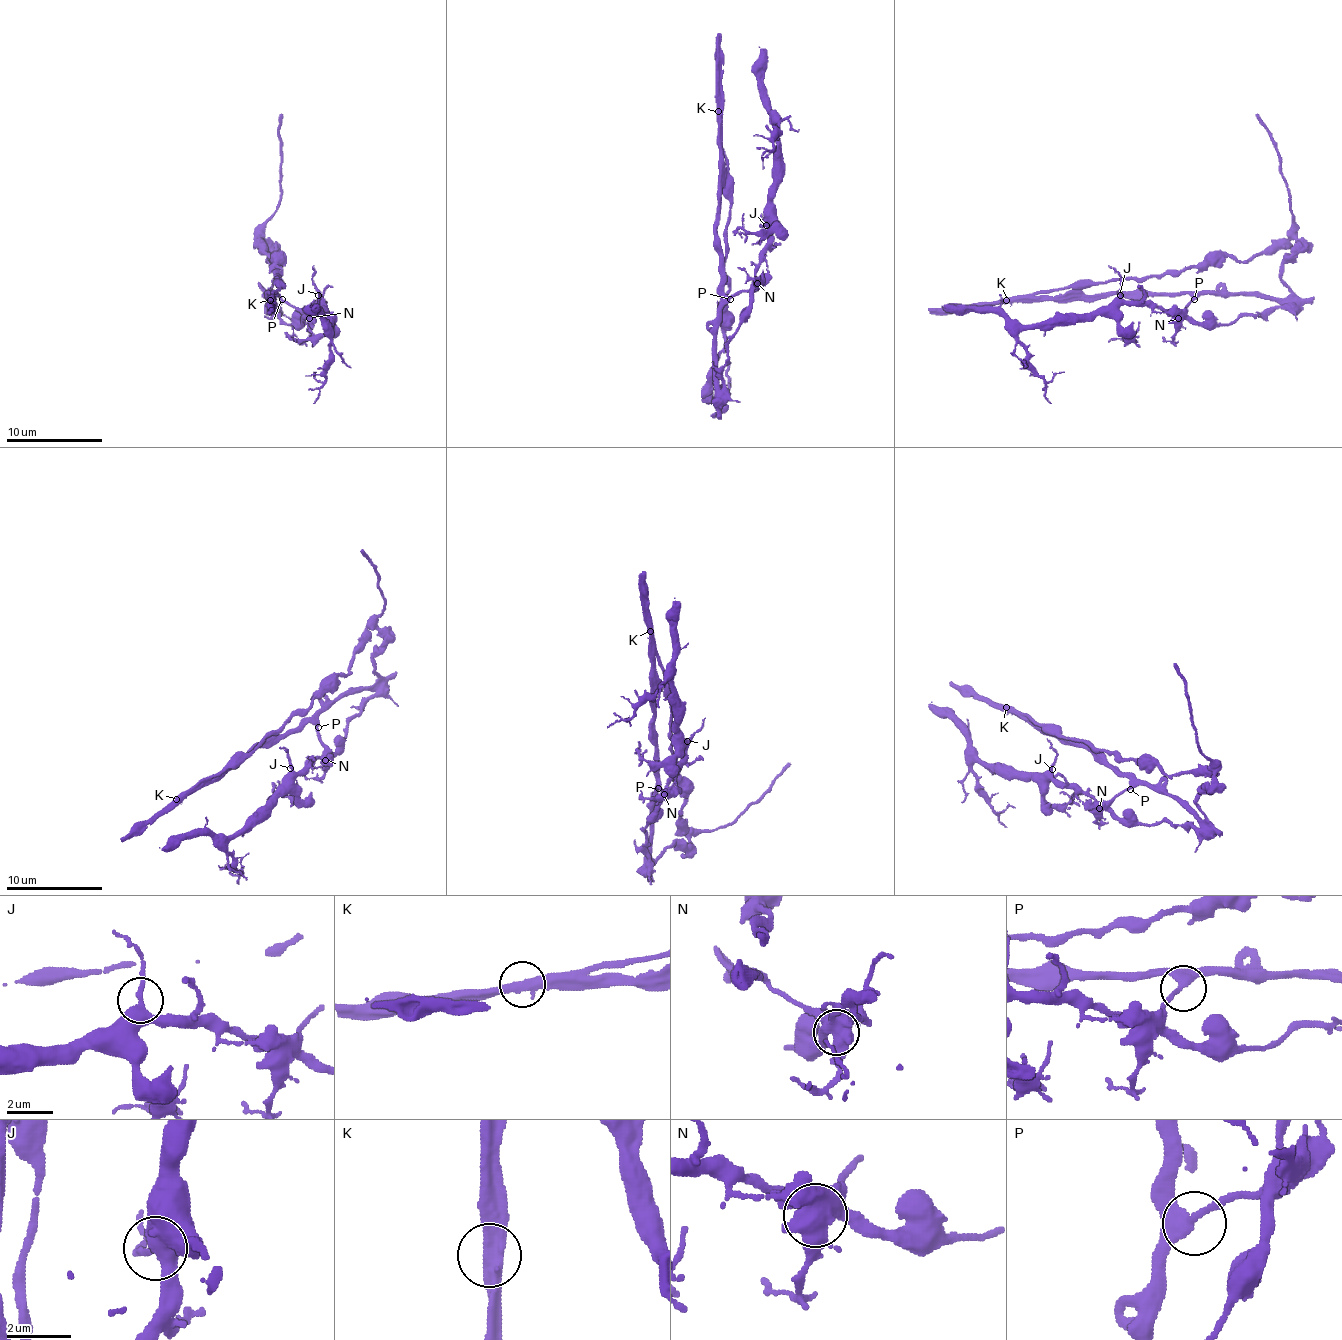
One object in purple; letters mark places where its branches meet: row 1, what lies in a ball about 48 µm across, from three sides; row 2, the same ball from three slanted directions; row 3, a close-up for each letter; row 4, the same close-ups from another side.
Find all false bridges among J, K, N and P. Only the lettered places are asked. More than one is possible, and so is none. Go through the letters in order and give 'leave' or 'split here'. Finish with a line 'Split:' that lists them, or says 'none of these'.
J: leave
K: split here
N: split here
P: leave
Split: K, N

